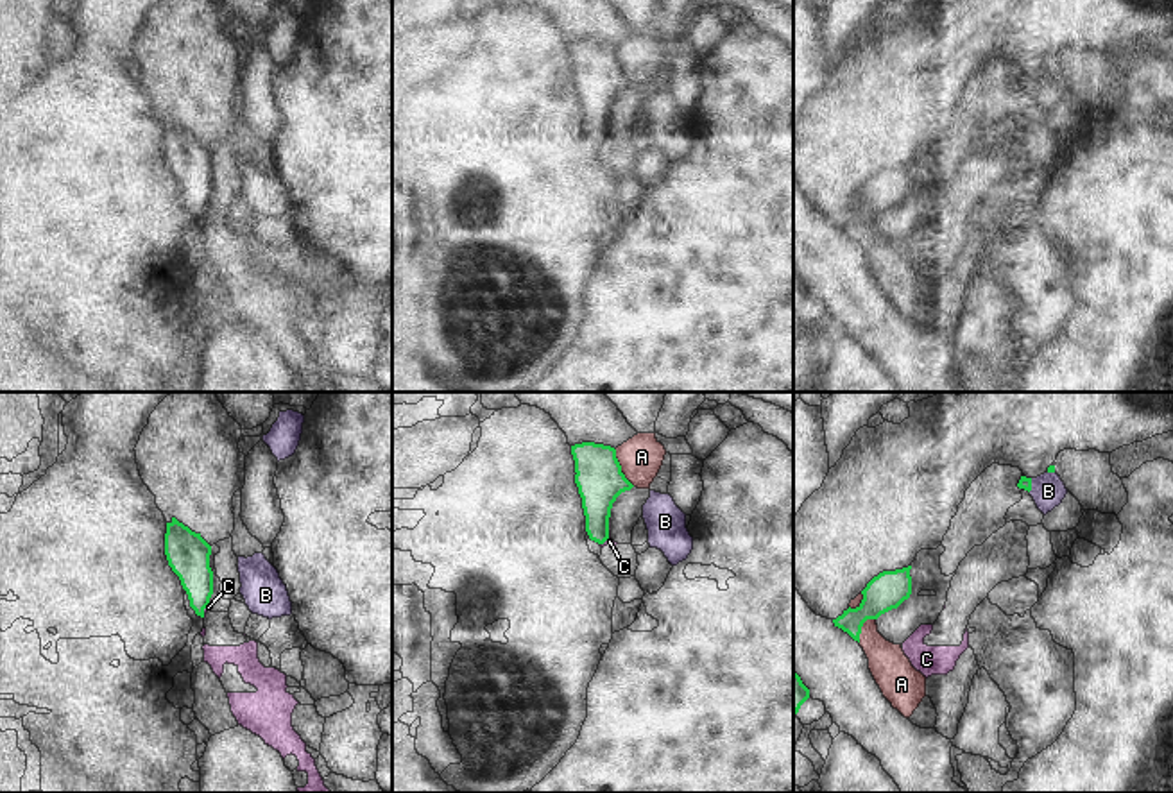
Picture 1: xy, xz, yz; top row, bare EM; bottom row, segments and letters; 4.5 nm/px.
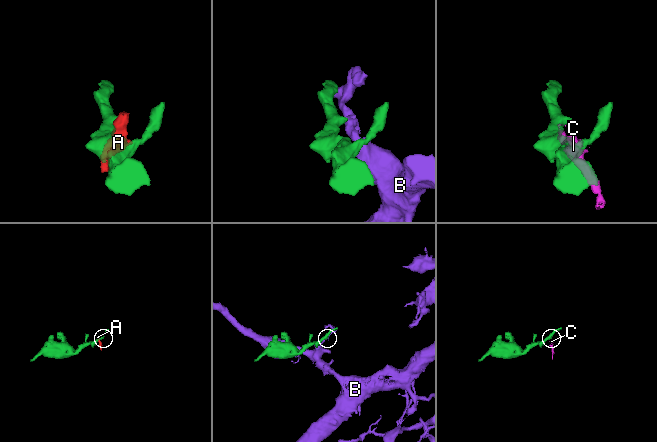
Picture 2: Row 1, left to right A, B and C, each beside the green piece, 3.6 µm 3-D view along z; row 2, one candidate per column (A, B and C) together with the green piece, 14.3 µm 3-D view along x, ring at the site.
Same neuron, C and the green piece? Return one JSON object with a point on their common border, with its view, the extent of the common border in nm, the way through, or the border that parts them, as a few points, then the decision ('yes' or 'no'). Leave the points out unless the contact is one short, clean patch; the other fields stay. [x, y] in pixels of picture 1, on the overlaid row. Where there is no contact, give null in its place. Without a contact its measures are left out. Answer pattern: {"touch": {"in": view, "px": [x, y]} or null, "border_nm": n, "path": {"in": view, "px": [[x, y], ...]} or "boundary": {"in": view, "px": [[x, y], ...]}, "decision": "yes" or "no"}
{"touch": {"in": "xy", "px": [203, 611]}, "border_nm": 70, "boundary": {"in": "xy", "px": [[208, 604], [203, 616]]}, "decision": "no"}

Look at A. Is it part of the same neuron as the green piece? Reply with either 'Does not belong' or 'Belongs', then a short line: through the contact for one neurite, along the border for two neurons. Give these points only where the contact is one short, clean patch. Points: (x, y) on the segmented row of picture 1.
Does not belong. Line: xz (615, 450), (620, 471), (634, 486).

